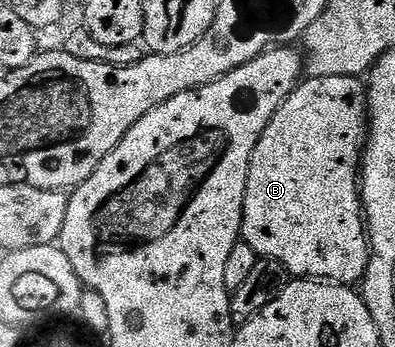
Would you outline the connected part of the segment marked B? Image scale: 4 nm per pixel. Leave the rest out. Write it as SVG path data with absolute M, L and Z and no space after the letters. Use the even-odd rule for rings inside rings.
M314 76L302 79L297 88L279 106L271 118L267 130L255 146L251 166L247 174L247 194L243 198L243 218L241 219L241 240L257 252L258 257L279 262L288 270L290 277L323 280L335 284L353 286L364 281L365 271L369 265L371 249L367 235L365 214L361 206L361 162L363 149L367 143L367 125L369 122L369 102L367 88L356 76Z

